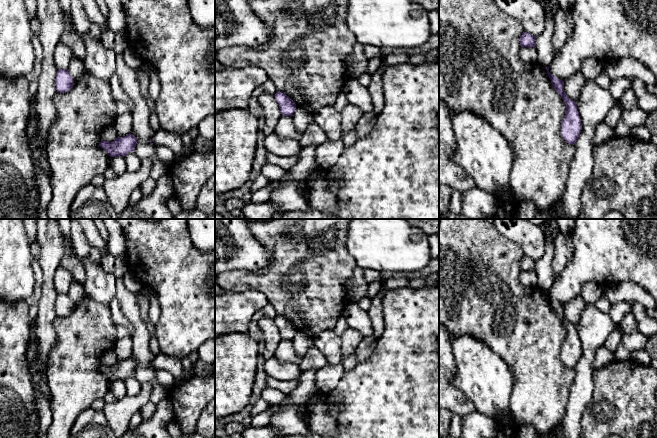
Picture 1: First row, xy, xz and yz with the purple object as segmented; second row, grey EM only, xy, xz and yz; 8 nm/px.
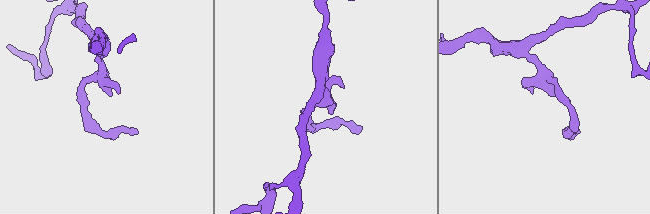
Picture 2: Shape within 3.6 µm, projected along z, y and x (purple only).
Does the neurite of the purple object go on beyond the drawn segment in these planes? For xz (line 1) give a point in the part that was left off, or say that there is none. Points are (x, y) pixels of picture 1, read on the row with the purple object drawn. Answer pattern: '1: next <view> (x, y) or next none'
1: next none

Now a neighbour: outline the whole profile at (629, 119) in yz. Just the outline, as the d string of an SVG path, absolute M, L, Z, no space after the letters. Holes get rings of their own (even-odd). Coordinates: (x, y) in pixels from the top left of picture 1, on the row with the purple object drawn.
M640 108L623 111L614 130L615 136L628 136L636 126L645 126L648 113Z

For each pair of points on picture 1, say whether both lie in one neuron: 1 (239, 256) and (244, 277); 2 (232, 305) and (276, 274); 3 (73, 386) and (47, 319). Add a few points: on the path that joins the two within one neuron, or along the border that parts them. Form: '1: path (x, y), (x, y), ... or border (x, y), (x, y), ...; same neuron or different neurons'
1: border (265, 267), (259, 270), (225, 271); different neurons
2: border (230, 290), (259, 290), (266, 297), (268, 303); different neurons
3: border (54, 319), (56, 343), (49, 352), (46, 363); different neurons

